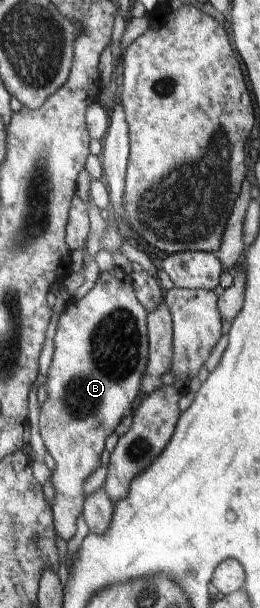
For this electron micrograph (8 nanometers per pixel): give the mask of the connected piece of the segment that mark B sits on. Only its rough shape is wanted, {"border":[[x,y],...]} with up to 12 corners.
{"border":[[119,267],[59,316],[40,409],[68,543],[132,414],[147,311]]}

